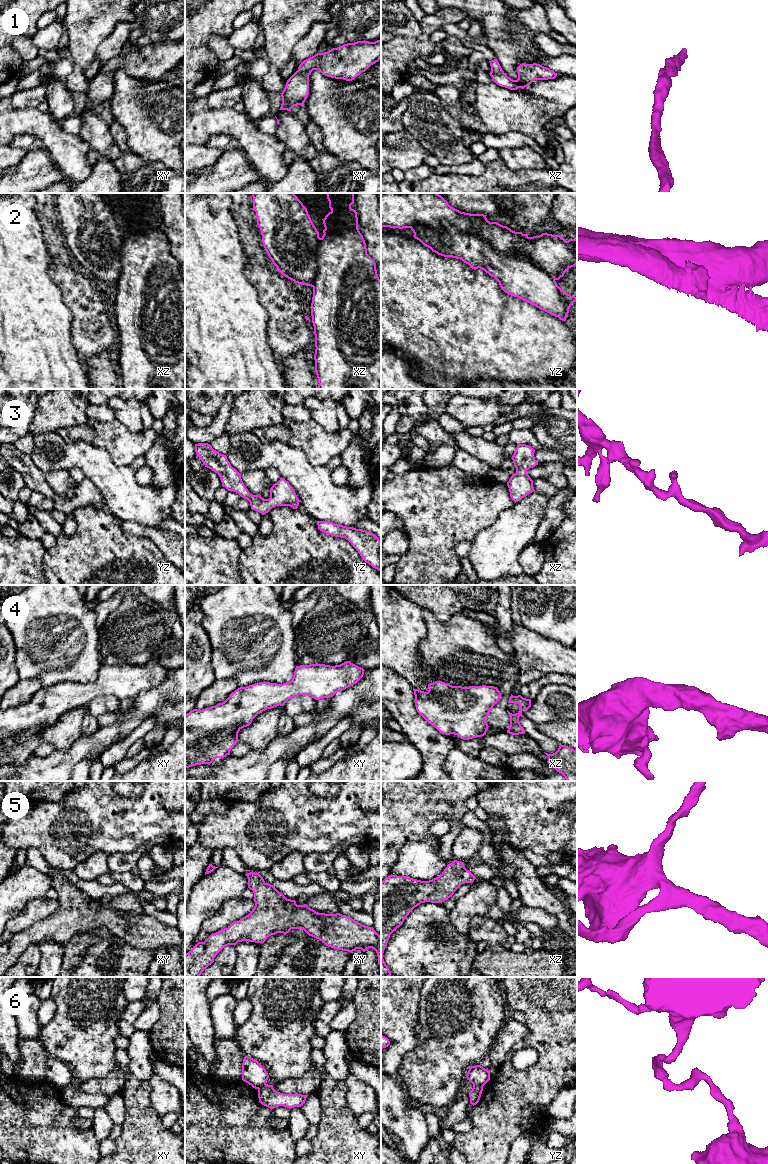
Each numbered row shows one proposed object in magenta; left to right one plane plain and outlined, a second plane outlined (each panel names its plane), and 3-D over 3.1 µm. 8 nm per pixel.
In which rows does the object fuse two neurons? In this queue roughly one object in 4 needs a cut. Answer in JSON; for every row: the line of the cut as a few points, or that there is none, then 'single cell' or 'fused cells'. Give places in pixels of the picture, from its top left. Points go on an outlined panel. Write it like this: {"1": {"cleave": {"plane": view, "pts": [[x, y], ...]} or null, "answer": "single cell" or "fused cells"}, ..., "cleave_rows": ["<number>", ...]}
{"1": {"cleave": null, "answer": "single cell"}, "2": {"cleave": null, "answer": "single cell"}, "3": {"cleave": null, "answer": "single cell"}, "4": {"cleave": null, "answer": "single cell"}, "5": {"cleave": null, "answer": "single cell"}, "6": {"cleave": {"plane": "yz", "pts": [[473, 1085], [482, 1086]]}, "answer": "fused cells"}, "cleave_rows": ["6"]}

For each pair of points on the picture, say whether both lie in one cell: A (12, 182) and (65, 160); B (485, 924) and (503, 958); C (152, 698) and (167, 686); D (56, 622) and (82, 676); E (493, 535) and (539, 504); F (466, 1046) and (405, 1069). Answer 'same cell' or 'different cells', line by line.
A: different cells
B: different cells
C: same cell
D: same cell
E: same cell
F: same cell

